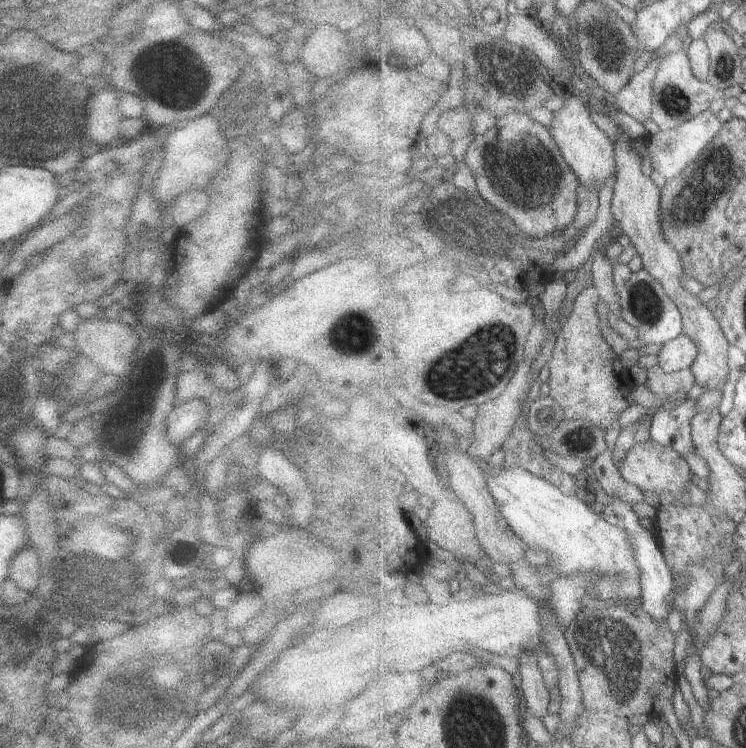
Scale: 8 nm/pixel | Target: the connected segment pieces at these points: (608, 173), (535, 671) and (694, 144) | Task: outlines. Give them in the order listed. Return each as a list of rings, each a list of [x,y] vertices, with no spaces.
[[[579,94],[565,99],[564,106],[555,111],[556,118],[550,129],[566,160],[578,173],[582,186],[593,187],[599,193],[602,186],[618,172],[617,144],[595,123],[589,106]]]
[[[542,650],[528,651],[520,655],[522,684],[520,690],[524,706],[541,718],[549,713],[551,705],[551,688],[547,685],[545,674],[540,666]]]
[[[708,109],[702,115],[695,116],[694,119],[678,128],[667,131],[661,130],[654,135],[646,135],[644,139],[654,171],[662,176],[666,176],[666,174],[674,176],[674,172],[682,174],[710,146],[710,143],[720,134],[726,123],[724,120],[720,120],[718,114],[714,114],[711,109]]]

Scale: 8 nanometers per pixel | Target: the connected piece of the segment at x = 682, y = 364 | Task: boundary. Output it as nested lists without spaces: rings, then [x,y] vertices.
[[[684,332],[664,345],[659,352],[659,364],[666,372],[673,373],[691,368],[699,354],[698,342]]]

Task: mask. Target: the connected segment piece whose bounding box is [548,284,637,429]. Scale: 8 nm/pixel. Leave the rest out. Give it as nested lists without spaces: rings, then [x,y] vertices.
[[[594,284],[577,296],[573,311],[558,336],[554,356],[550,359],[552,378],[548,380],[550,394],[564,406],[568,419],[588,419],[607,429],[637,402],[630,369],[624,366],[620,355],[614,352],[602,334],[596,309],[600,299],[600,291]]]

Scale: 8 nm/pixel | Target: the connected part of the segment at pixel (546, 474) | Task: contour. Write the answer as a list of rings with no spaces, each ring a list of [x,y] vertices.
[[[524,413],[518,419],[516,428],[503,446],[506,459],[504,466],[509,468],[522,467],[536,476],[549,480],[568,495],[578,494],[576,475],[568,474],[557,463],[546,458],[542,437],[538,436],[529,425]]]

